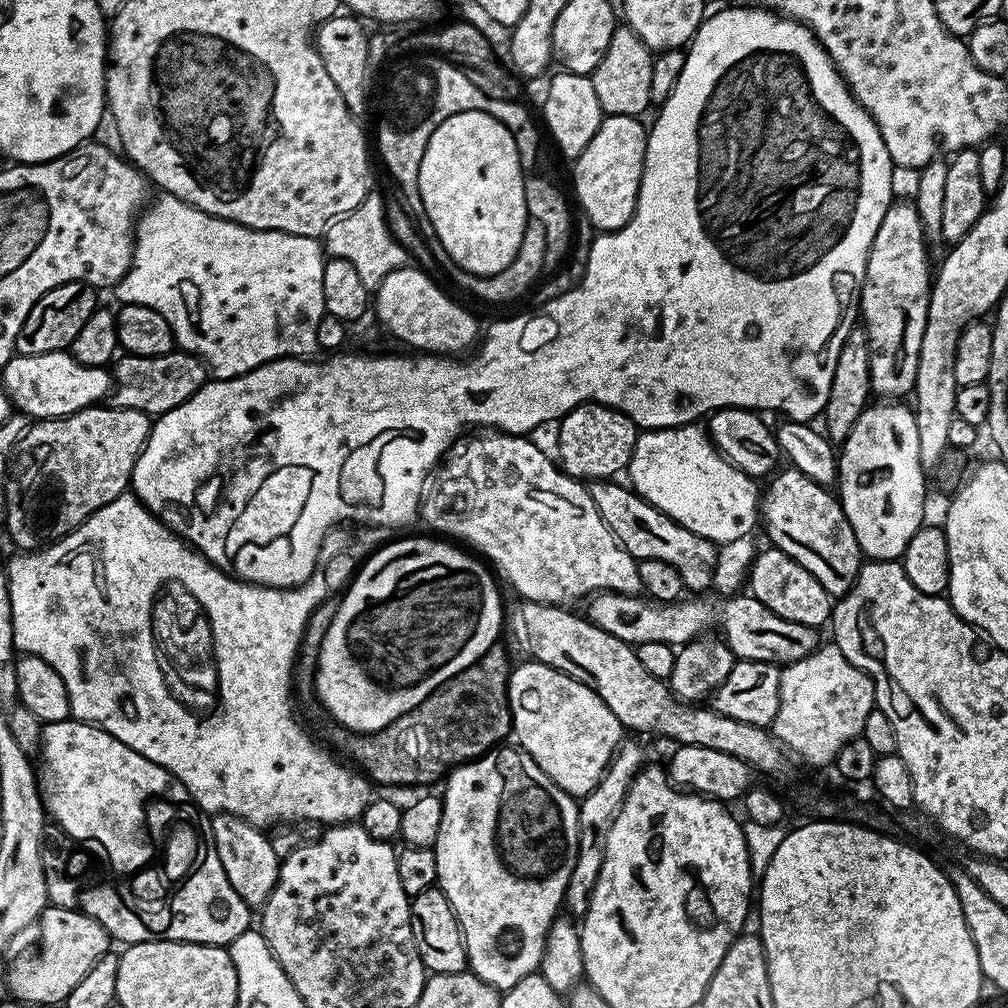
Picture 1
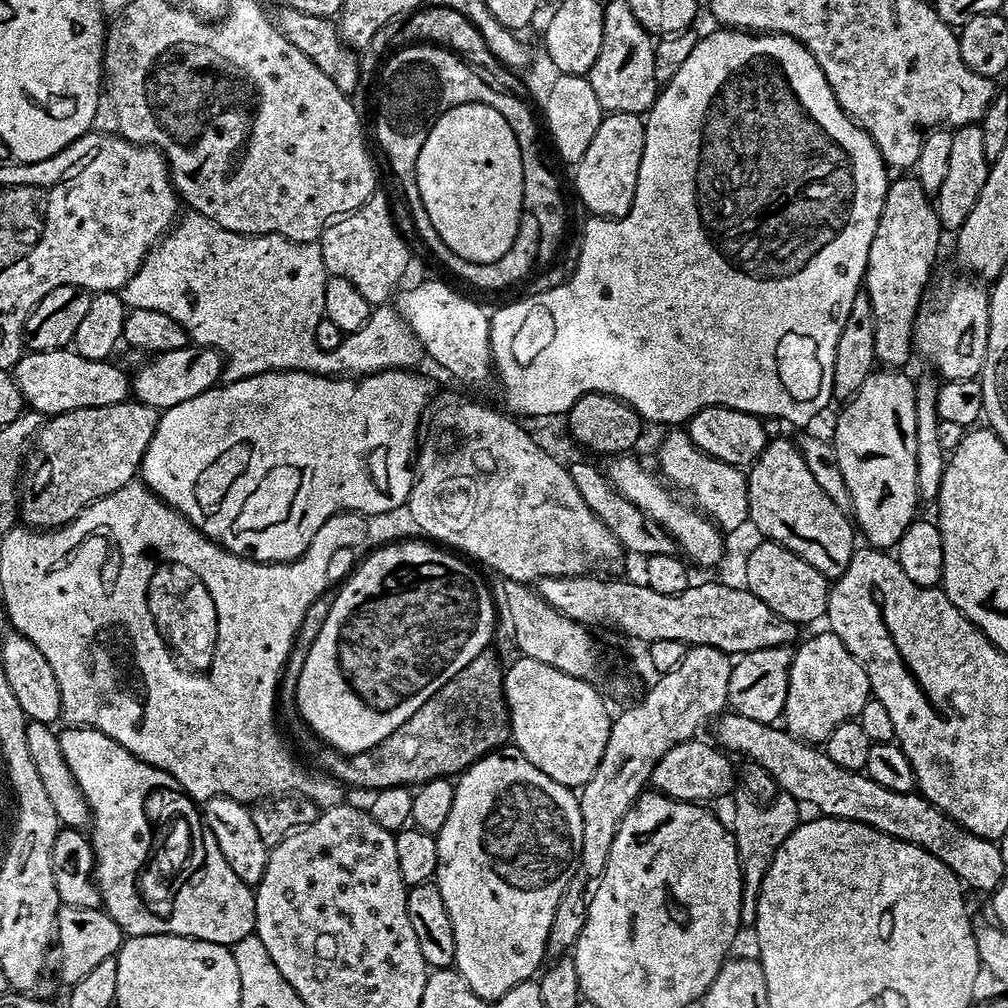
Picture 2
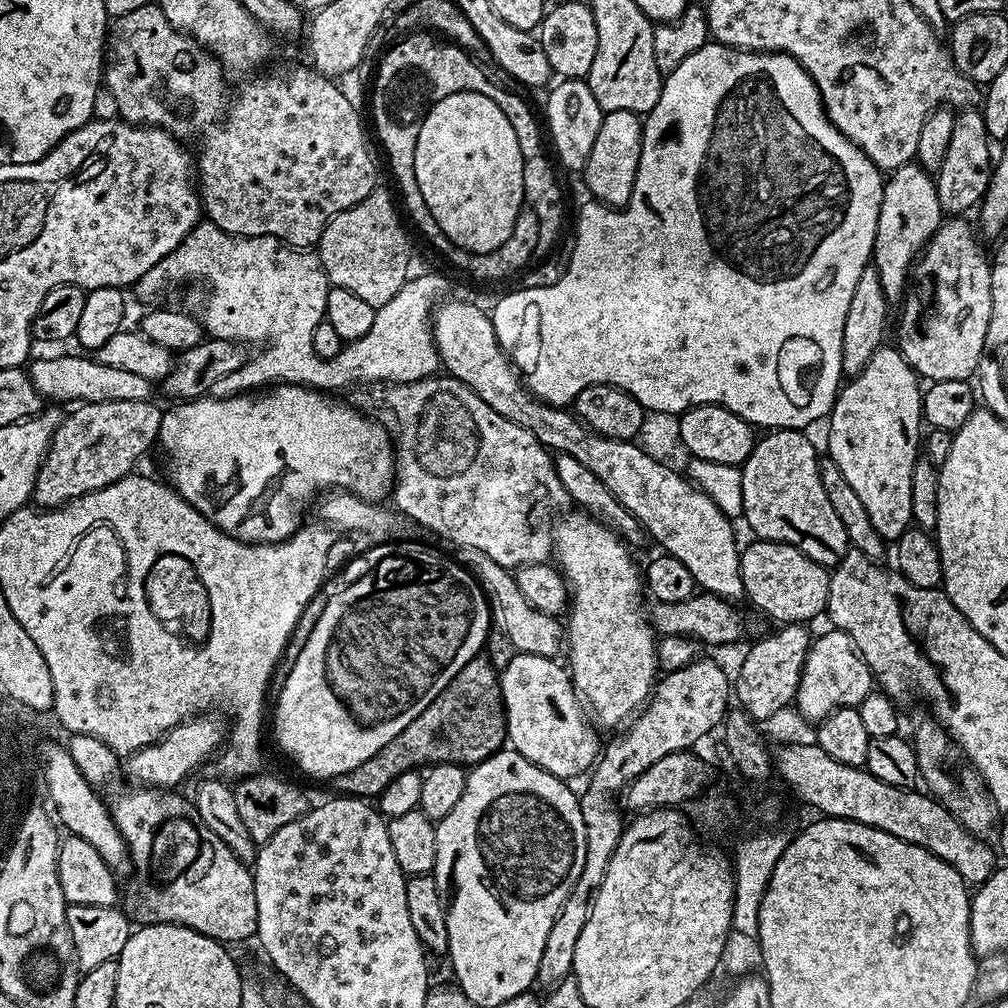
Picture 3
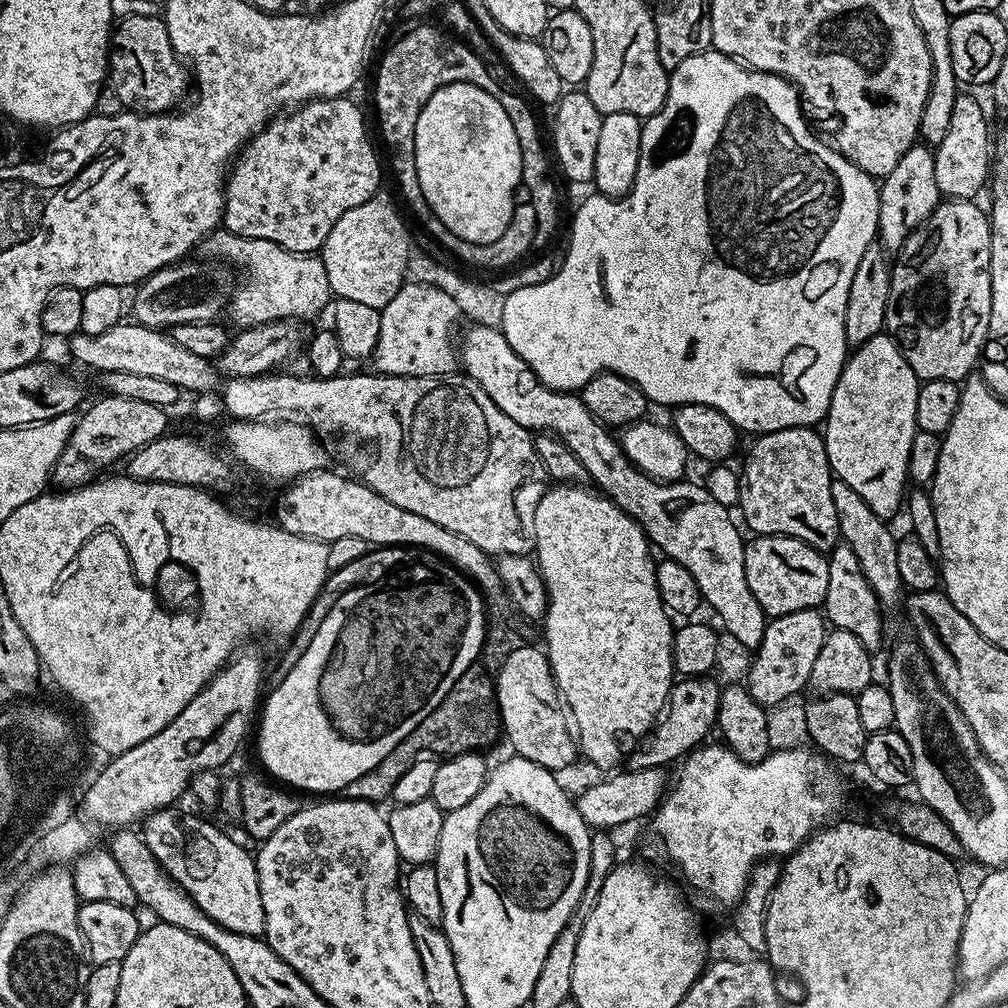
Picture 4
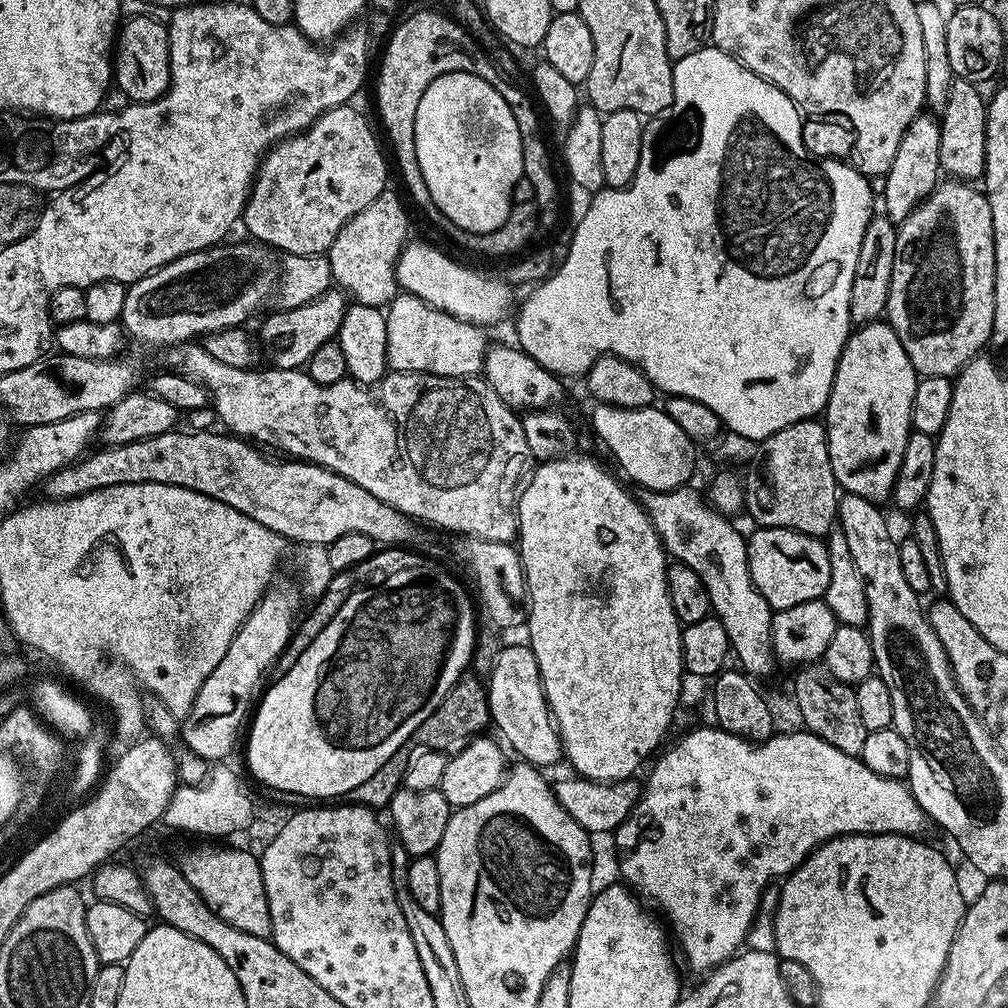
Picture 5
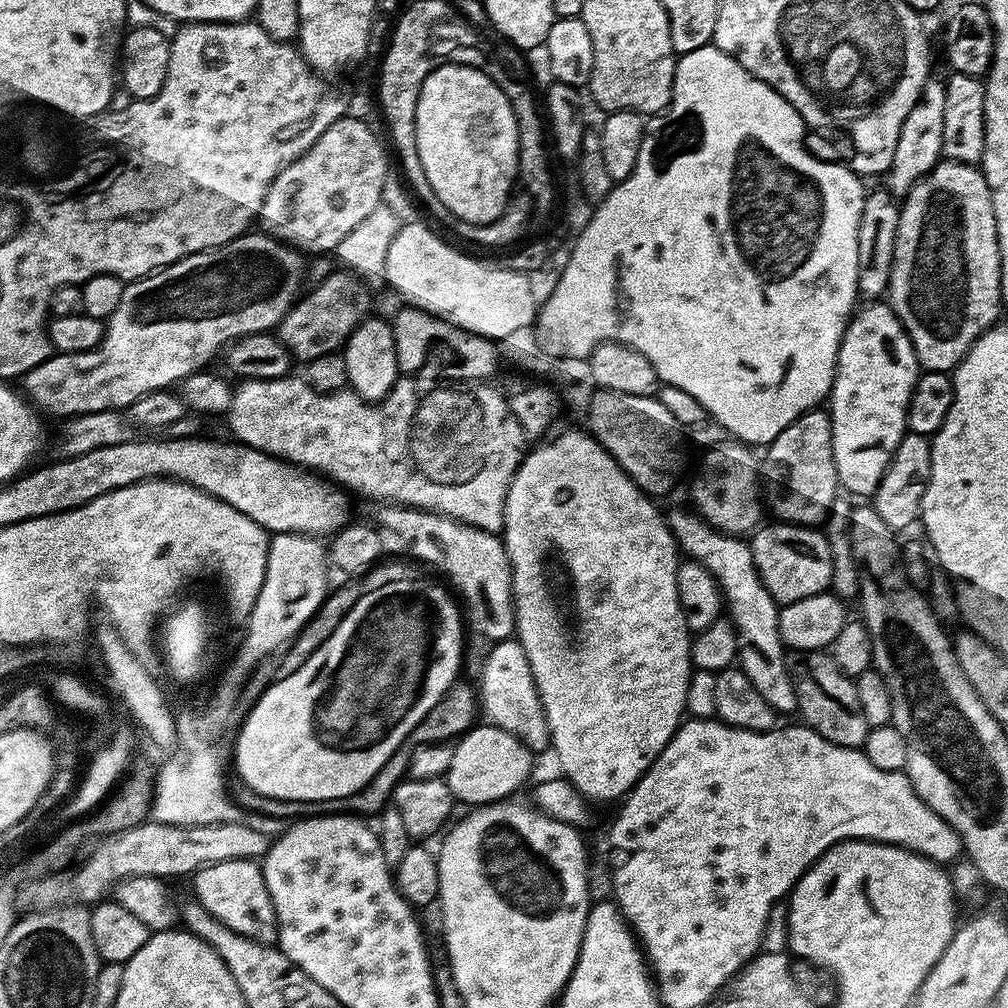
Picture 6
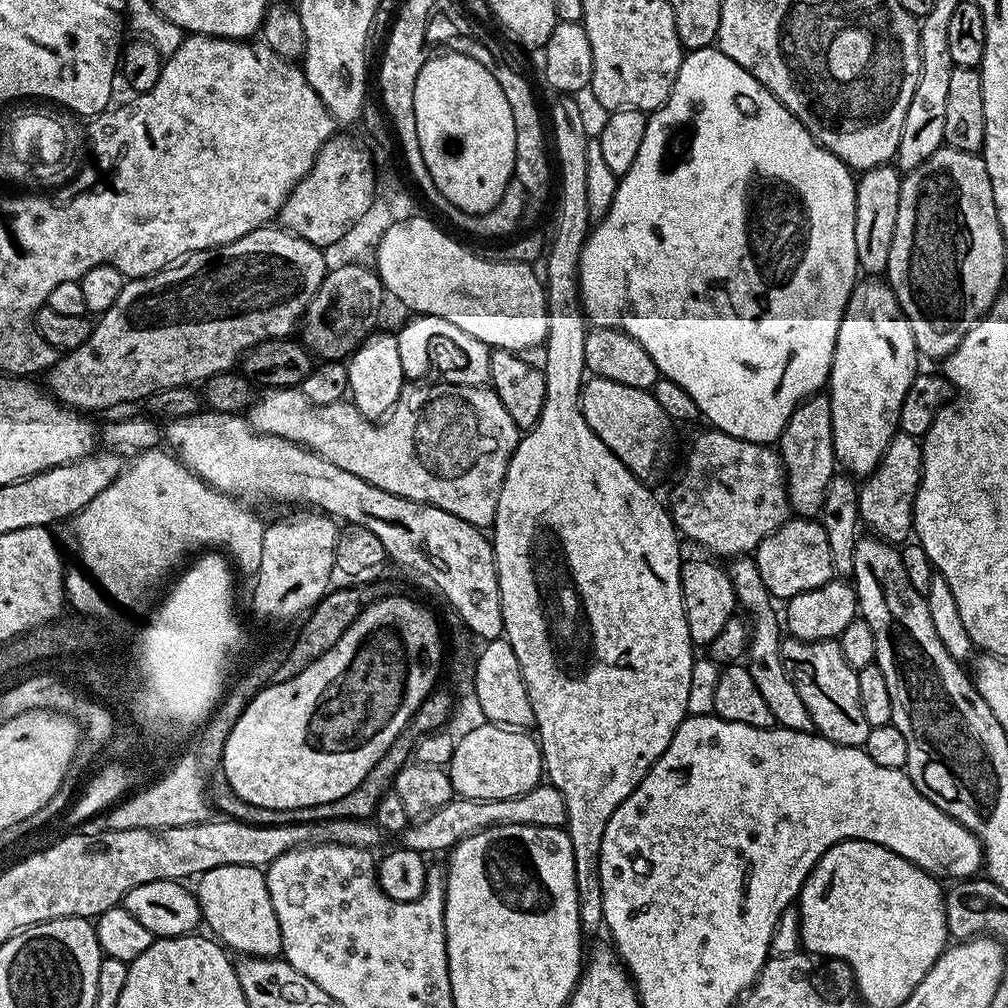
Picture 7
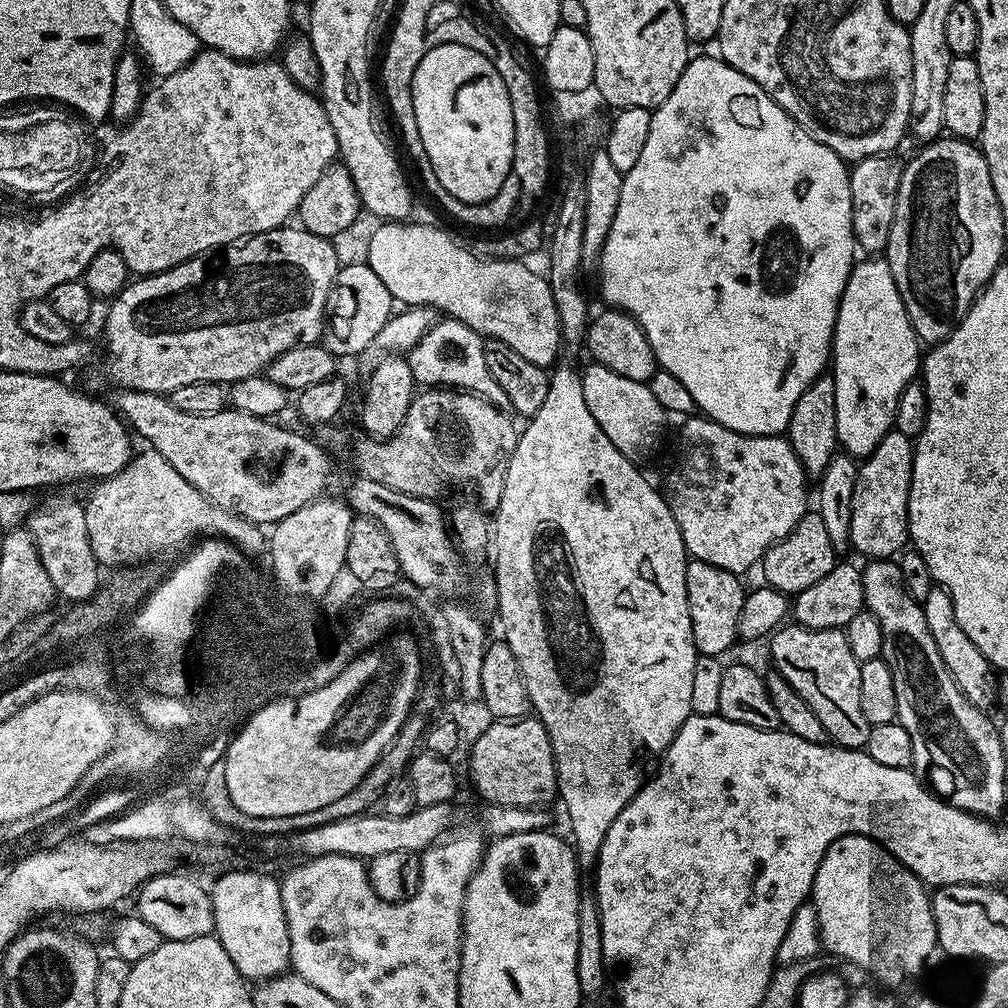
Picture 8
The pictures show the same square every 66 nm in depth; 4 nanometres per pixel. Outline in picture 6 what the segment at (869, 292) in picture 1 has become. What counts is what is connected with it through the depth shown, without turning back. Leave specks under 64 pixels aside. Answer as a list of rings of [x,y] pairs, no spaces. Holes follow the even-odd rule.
[[[929,78],[918,102],[914,102],[914,110],[910,110],[910,114],[906,114],[906,122],[902,122],[902,134],[898,134],[898,146],[894,146],[894,158],[886,173],[887,191],[897,198],[908,193],[942,159],[942,121],[946,114],[944,86],[943,79]]]

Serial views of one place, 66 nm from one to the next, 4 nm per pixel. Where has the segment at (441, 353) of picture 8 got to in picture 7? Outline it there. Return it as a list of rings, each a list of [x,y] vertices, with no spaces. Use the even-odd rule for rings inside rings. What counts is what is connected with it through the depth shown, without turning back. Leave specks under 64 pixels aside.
[[[415,315],[411,317],[399,331],[396,337],[398,342],[398,354],[401,355],[402,372],[405,379],[410,382],[416,382],[425,379],[426,372],[430,368],[430,346],[434,338],[442,338],[448,340],[456,350],[454,362],[457,366],[459,376],[456,376],[457,381],[464,385],[474,385],[483,387],[489,383],[490,379],[490,354],[491,348],[488,344],[478,341],[478,338],[473,338],[470,334],[466,334],[464,330],[454,326],[453,323],[447,322],[444,318],[437,316],[421,316]]]

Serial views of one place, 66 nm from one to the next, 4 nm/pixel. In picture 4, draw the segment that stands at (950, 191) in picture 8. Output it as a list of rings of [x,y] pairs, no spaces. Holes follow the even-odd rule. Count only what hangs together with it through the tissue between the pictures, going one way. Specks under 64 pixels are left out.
[[[945,199],[914,229],[906,238],[906,242],[894,256],[892,264],[892,285],[890,286],[890,298],[886,306],[886,322],[884,327],[887,335],[893,337],[900,352],[910,362],[910,370],[914,370],[916,379],[923,382],[926,380],[954,380],[963,381],[969,375],[968,371],[977,367],[981,359],[984,342],[988,338],[988,327],[990,326],[990,310],[992,309],[992,271],[990,270],[990,242],[992,241],[992,221],[989,213],[984,212],[976,205],[975,199],[953,200]]]

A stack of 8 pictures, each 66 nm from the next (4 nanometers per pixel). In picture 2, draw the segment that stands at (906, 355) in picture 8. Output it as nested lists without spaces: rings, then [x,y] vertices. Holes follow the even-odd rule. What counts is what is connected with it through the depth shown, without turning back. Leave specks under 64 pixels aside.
[[[876,370],[871,376],[865,380],[865,384],[854,394],[851,400],[843,405],[844,408],[840,412],[840,417],[836,420],[836,436],[834,435],[834,447],[836,449],[836,457],[838,458],[838,466],[842,466],[842,478],[846,478],[846,486],[850,490],[850,498],[852,499],[851,515],[854,517],[855,527],[865,536],[867,543],[873,548],[881,550],[895,549],[897,542],[902,538],[902,534],[906,534],[906,530],[912,525],[913,520],[917,519],[916,504],[918,505],[918,493],[916,490],[916,458],[918,453],[915,450],[915,392],[916,384],[914,380],[900,370]]]

